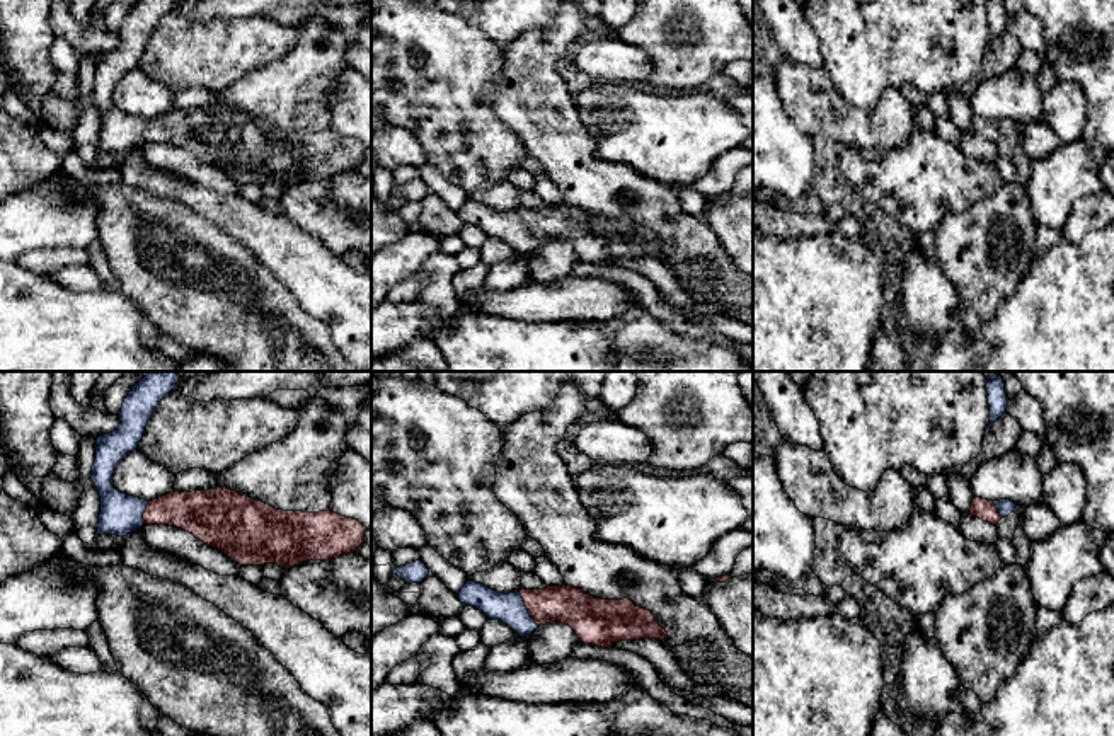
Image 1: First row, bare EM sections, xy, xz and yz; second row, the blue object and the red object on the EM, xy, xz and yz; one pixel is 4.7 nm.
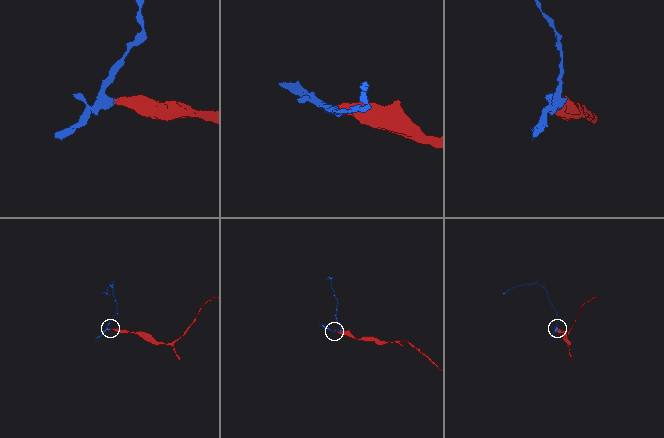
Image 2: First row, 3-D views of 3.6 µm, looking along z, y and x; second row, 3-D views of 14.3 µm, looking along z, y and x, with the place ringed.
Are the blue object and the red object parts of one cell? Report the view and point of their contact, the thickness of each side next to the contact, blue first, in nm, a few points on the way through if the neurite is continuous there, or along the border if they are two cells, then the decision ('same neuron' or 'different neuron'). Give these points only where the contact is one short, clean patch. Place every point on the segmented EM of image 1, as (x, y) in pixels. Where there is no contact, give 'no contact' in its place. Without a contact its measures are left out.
contact xz (525, 609); calibres 150 and 180 nm; way xz (510, 609), (525, 609), (568, 605); same neuron

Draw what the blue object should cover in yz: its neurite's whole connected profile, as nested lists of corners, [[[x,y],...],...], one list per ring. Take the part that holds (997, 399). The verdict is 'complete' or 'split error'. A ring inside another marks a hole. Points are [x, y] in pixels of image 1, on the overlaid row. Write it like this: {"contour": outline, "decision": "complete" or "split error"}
{"contour": [[[996,373],[986,382],[990,424],[996,423],[1008,407],[1003,378]]], "decision": "complete"}

